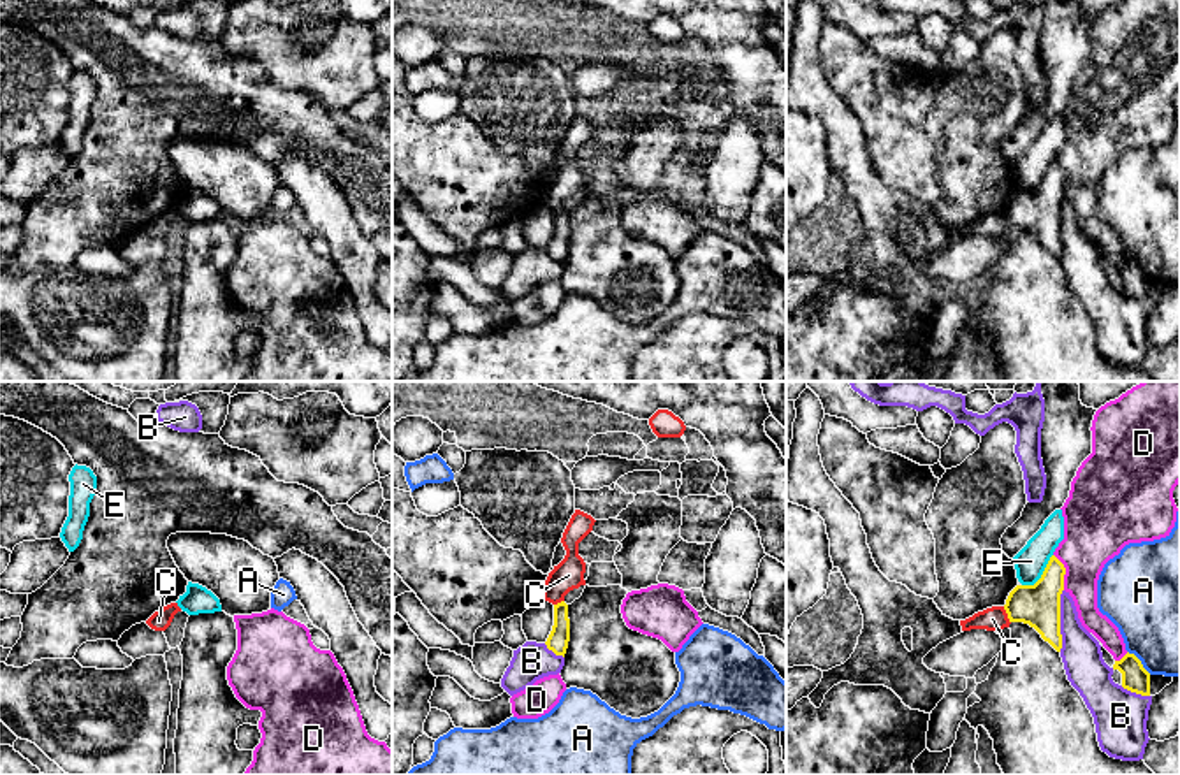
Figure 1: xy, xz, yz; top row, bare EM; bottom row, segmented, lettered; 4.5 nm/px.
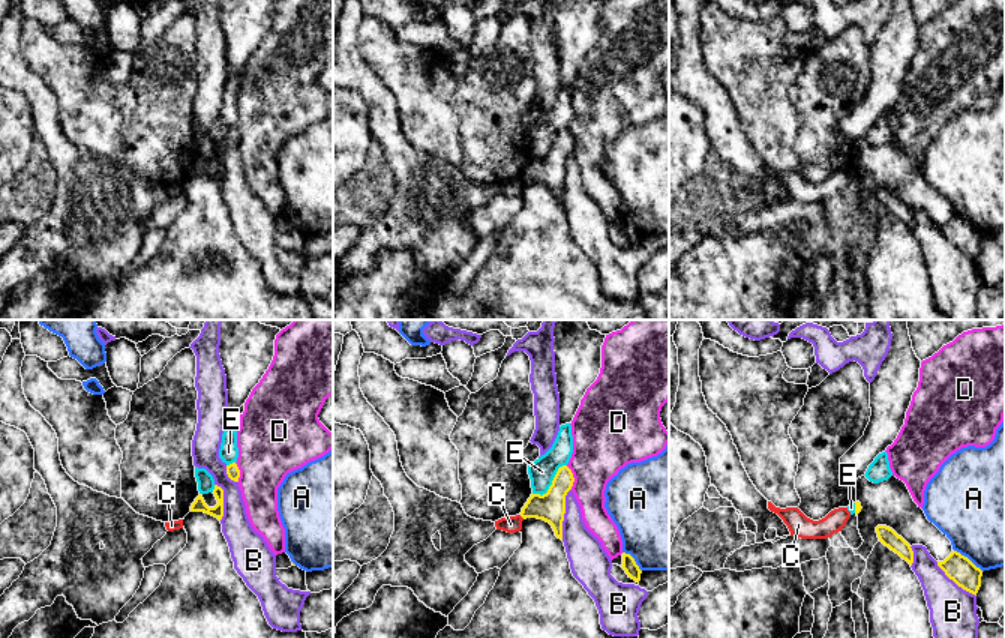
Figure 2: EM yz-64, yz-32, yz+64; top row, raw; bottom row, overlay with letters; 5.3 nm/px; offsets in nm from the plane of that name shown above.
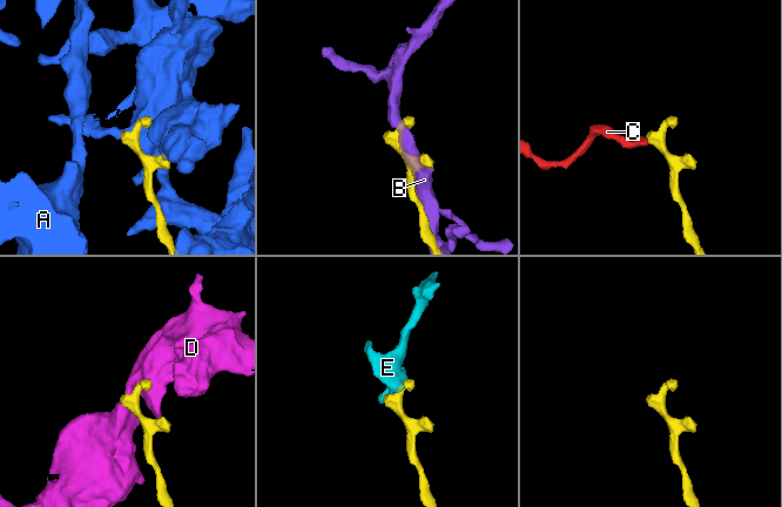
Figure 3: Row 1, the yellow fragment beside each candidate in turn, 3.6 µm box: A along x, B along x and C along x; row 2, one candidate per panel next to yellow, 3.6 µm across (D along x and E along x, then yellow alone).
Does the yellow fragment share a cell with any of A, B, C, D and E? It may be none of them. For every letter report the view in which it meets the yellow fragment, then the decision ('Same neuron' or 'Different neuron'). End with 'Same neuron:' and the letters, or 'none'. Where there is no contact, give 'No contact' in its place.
A: Touches yellow in yz. Different neuron
B: Touches yellow in yz. Different neuron
C: Touches yellow in yz. Different neuron
D: Touches yellow in yz. Different neuron
E: Touches yellow in yz. Different neuron
Same neuron: none

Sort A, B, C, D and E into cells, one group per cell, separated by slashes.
A / B / C / D / E

